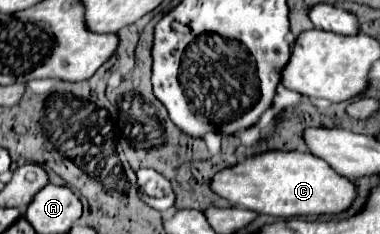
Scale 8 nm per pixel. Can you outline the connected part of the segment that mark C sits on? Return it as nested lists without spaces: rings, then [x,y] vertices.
[[[264,151],[218,171],[210,183],[212,191],[234,207],[252,209],[272,217],[334,215],[350,207],[356,189],[354,183],[338,175],[326,161],[302,151]]]

